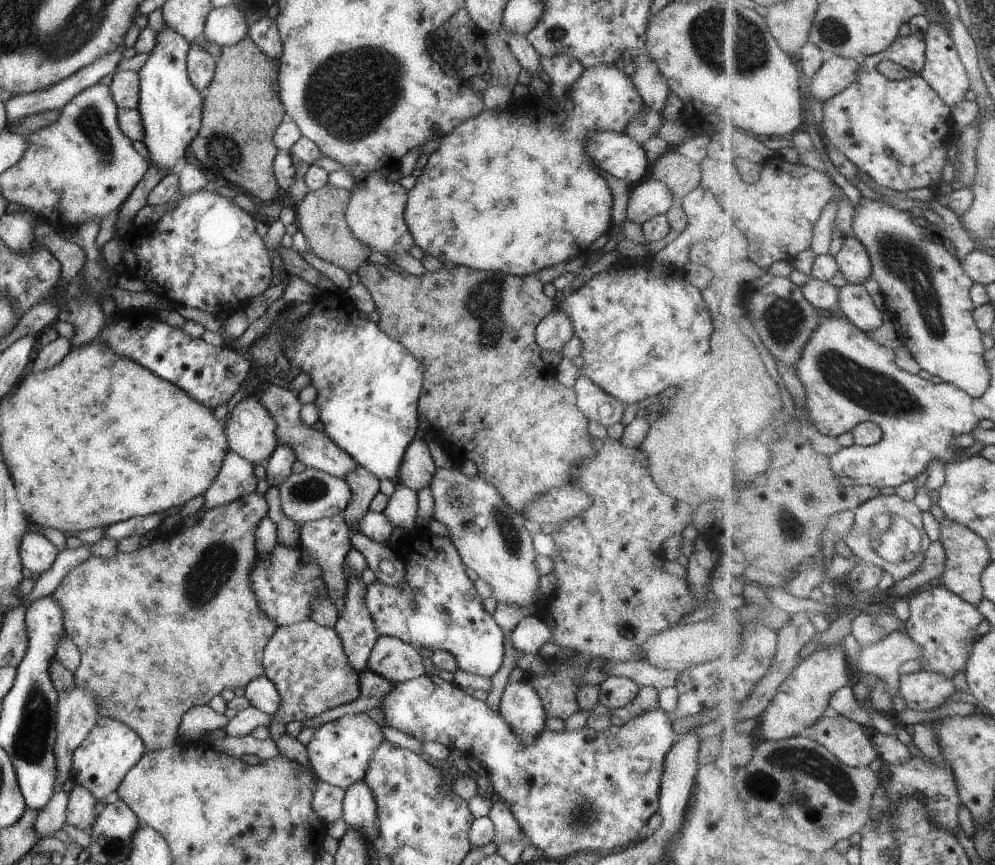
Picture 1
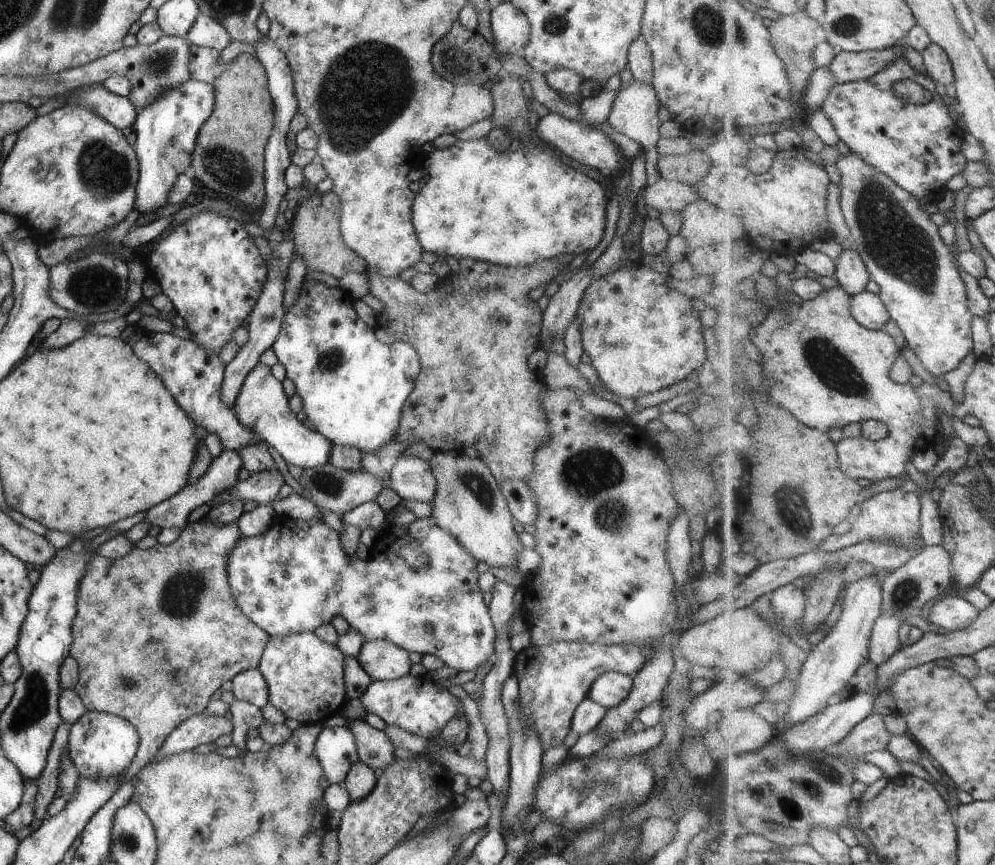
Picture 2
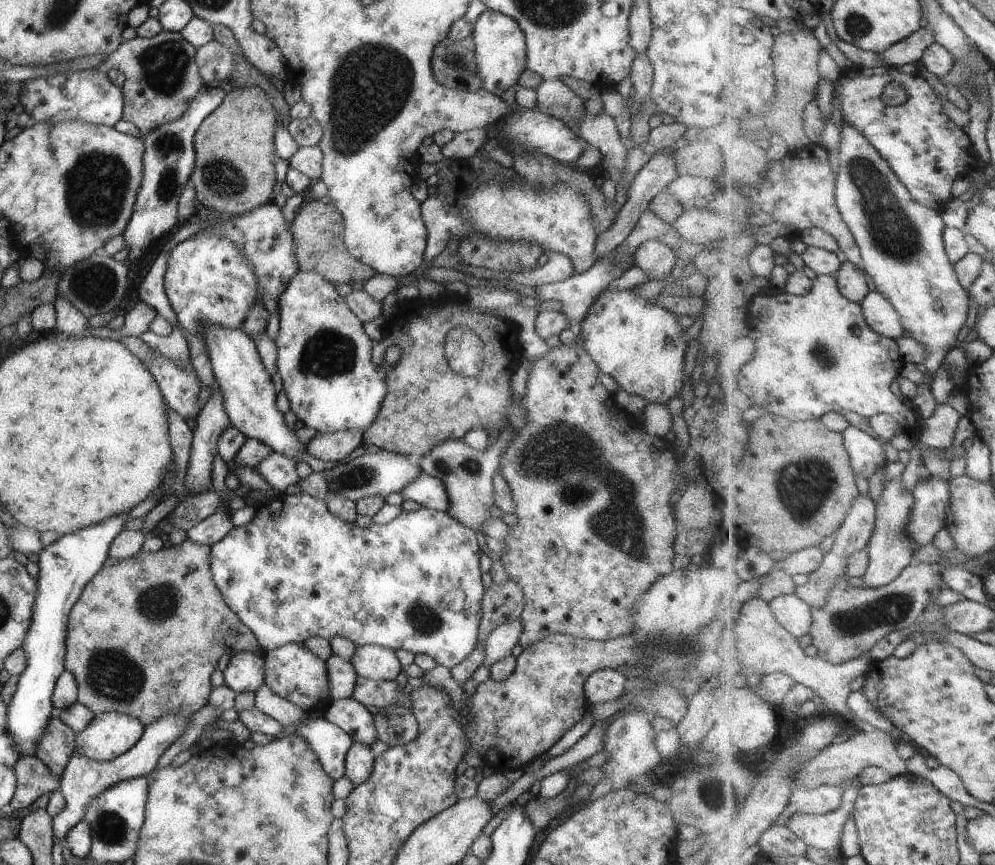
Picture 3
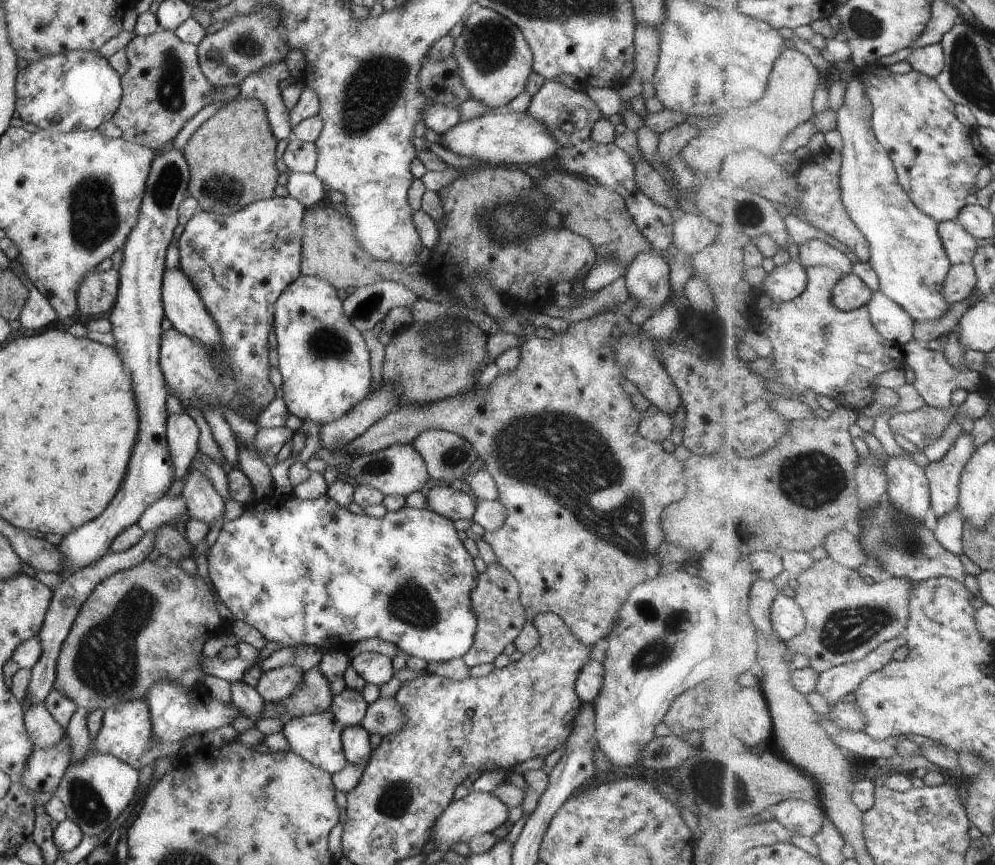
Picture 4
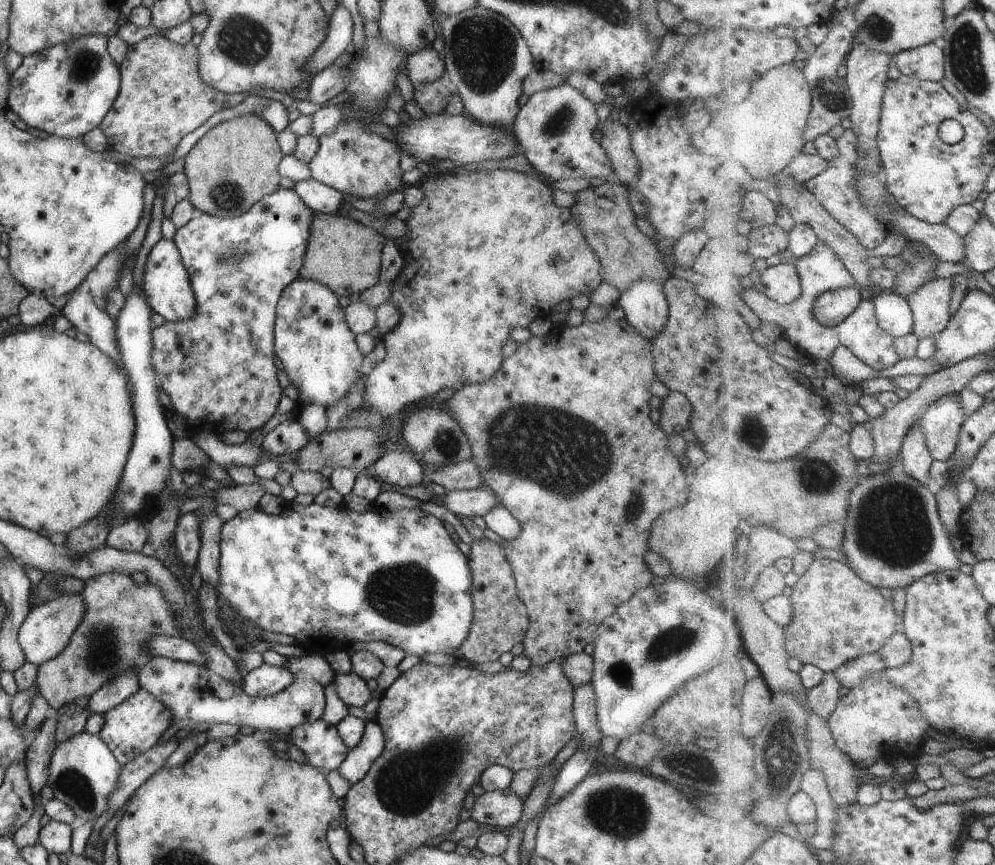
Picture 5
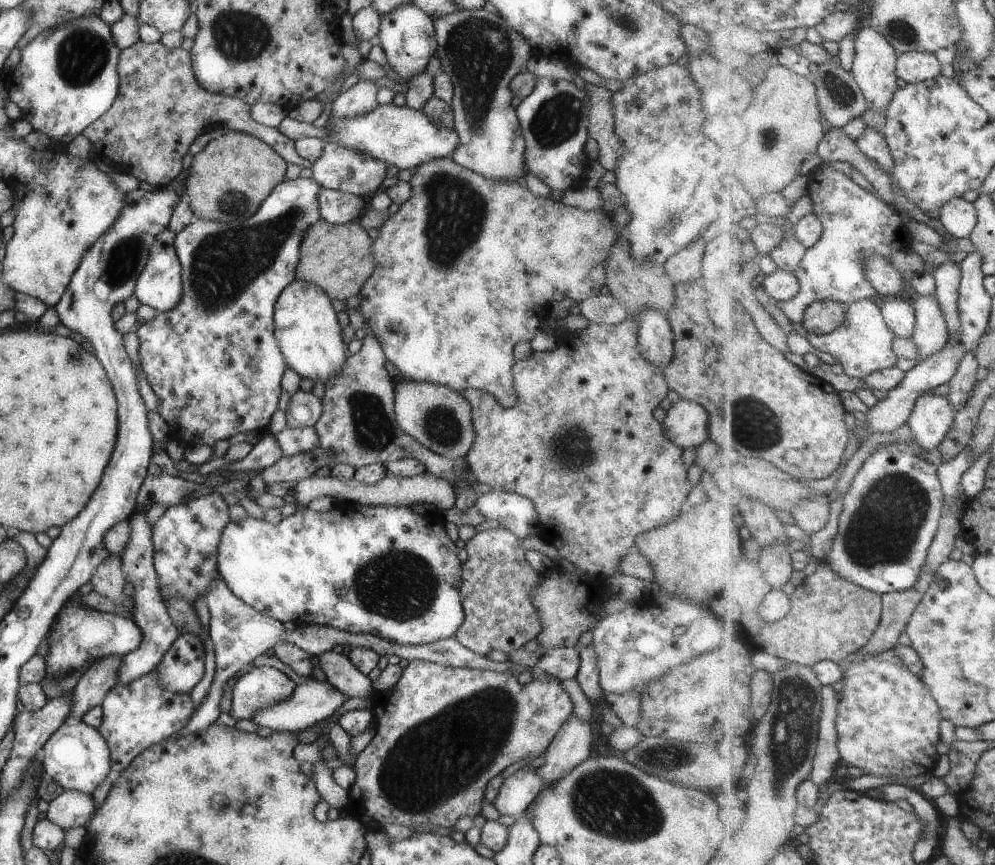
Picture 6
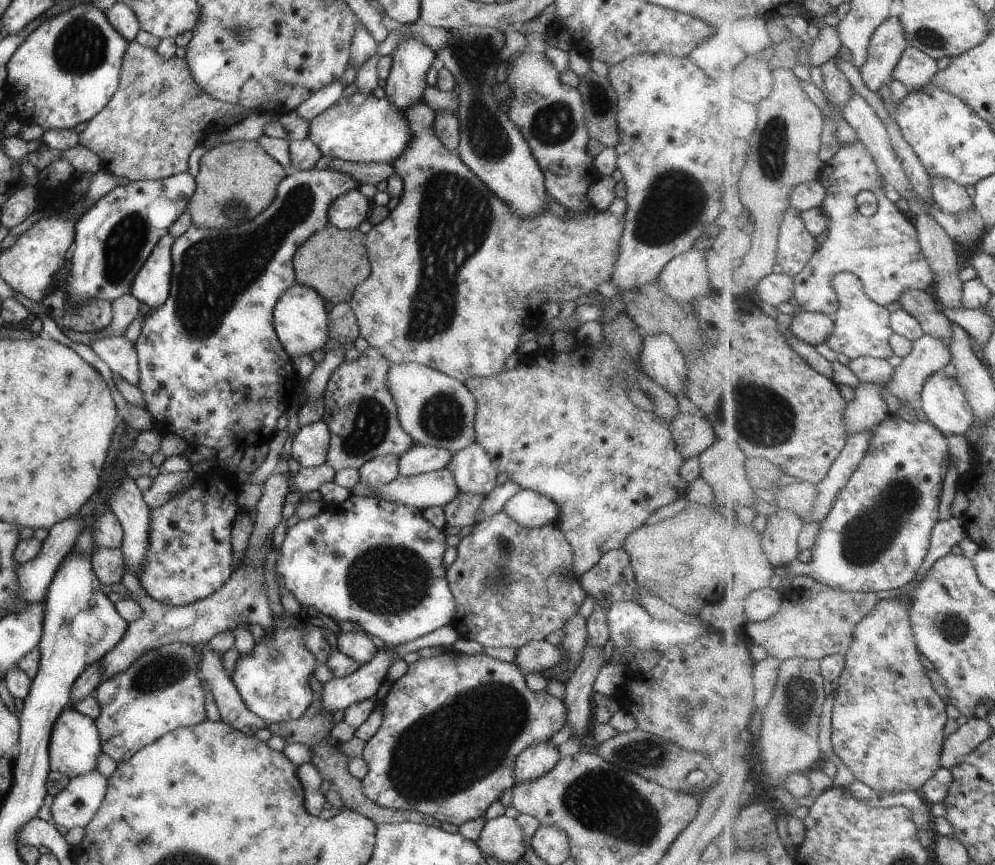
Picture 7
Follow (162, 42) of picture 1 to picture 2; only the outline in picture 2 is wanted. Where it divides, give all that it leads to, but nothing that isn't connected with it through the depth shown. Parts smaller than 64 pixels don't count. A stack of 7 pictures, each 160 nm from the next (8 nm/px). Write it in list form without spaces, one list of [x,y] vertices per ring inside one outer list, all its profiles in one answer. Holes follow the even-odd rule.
[[[189,79],[160,93],[136,115],[131,126],[136,133],[134,151],[138,162],[133,209],[139,214],[155,212],[167,204],[176,177],[191,162],[199,127],[213,110],[213,92],[213,83]]]

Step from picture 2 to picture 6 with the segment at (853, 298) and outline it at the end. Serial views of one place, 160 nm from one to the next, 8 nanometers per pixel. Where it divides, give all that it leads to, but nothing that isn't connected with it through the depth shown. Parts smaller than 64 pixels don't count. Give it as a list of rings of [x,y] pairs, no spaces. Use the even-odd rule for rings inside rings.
[[[884,297],[879,298],[878,302],[887,326],[890,326],[896,336],[904,339],[913,338],[917,319],[910,298]]]

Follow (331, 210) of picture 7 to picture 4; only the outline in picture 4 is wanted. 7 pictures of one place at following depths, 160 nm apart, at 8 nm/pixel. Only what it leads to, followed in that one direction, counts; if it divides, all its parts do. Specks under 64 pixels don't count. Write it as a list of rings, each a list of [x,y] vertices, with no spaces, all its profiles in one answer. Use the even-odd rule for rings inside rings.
[[[291,173],[285,183],[289,195],[298,200],[303,206],[320,204],[328,195],[324,184],[311,173]]]

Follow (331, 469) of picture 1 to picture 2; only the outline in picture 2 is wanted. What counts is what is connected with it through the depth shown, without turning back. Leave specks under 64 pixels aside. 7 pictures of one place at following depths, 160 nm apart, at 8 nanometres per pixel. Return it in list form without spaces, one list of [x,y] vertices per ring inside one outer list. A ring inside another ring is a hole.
[[[257,362],[245,375],[232,410],[238,423],[255,433],[261,442],[267,444],[280,463],[295,464],[303,469],[327,463],[331,444],[322,434],[305,428],[289,409],[287,400],[281,381],[277,381],[271,375],[267,365]]]

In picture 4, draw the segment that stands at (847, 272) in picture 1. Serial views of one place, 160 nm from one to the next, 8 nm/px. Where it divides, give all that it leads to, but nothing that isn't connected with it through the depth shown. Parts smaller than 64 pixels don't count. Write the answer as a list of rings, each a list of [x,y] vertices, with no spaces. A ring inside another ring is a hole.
[[[855,273],[844,276],[832,290],[832,305],[842,311],[852,311],[868,304],[874,292]]]

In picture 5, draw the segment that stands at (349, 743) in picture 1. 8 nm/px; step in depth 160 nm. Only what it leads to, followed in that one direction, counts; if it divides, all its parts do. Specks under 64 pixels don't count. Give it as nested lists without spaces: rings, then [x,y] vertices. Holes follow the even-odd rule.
[[[319,718],[310,723],[293,727],[289,743],[299,747],[307,759],[307,764],[318,770],[328,772],[343,762],[348,748],[337,734],[335,725],[328,725]]]

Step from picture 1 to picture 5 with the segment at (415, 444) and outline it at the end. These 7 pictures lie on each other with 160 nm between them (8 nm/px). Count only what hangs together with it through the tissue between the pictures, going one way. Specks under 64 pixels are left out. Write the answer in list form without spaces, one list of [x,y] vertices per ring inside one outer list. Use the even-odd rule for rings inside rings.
[[[477,487],[462,491],[447,491],[441,498],[442,505],[458,518],[483,516],[492,507],[500,504],[498,496],[492,491]]]

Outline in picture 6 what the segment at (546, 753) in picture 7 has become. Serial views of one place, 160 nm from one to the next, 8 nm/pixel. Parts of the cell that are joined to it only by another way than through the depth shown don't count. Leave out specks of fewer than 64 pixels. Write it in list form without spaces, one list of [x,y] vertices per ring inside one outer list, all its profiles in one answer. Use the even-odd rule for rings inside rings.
[[[534,768],[514,771],[503,779],[491,804],[501,815],[517,818],[544,786],[543,779]]]

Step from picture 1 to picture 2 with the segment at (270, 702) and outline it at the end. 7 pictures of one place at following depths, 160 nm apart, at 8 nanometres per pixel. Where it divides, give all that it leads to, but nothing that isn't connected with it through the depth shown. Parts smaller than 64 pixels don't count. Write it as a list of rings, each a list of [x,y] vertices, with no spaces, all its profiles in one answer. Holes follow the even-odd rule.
[[[257,667],[235,673],[230,681],[235,699],[250,702],[257,708],[269,703],[268,686]]]

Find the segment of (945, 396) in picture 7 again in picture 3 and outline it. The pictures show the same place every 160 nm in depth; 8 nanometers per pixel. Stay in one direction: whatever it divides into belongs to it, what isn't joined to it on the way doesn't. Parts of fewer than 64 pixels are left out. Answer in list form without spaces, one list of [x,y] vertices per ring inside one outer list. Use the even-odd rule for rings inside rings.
[[[902,476],[891,479],[884,485],[881,498],[876,504],[876,525],[873,531],[867,551],[870,556],[870,563],[867,572],[863,576],[863,586],[865,587],[882,587],[893,582],[909,565],[915,563],[915,552],[917,552],[918,544],[910,535],[910,520],[912,517],[912,510],[915,504],[915,497],[913,491],[904,485]]]

